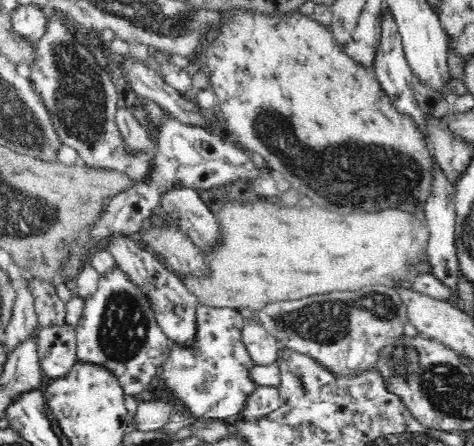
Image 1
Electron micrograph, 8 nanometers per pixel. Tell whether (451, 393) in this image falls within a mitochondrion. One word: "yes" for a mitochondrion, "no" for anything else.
yes

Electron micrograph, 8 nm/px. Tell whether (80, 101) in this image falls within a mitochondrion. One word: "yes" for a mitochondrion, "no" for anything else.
yes

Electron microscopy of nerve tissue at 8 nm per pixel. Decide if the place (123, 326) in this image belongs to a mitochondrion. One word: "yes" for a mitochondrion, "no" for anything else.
yes

